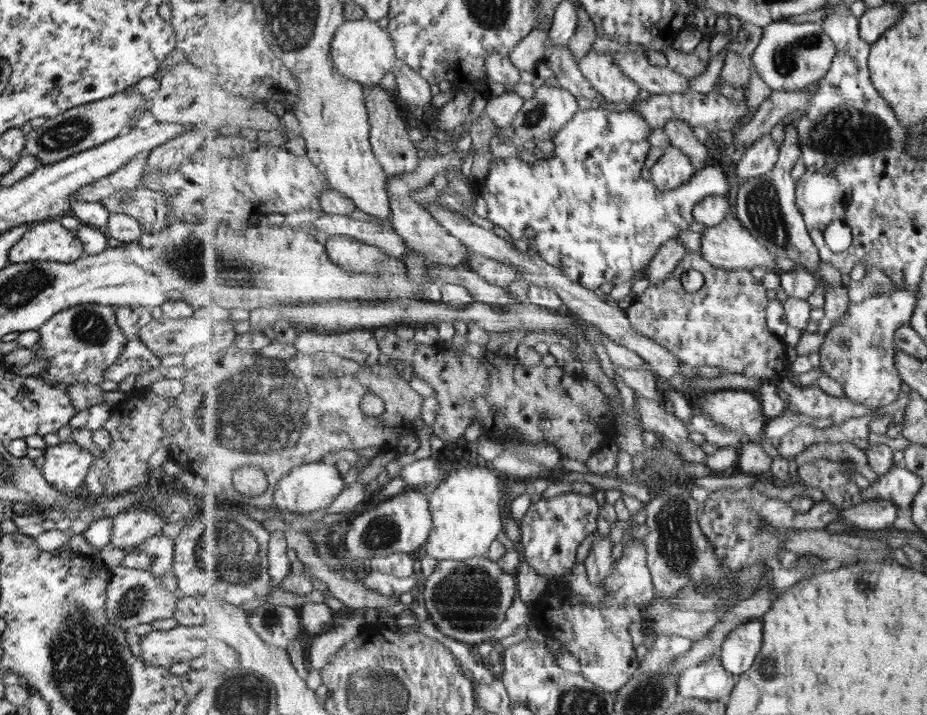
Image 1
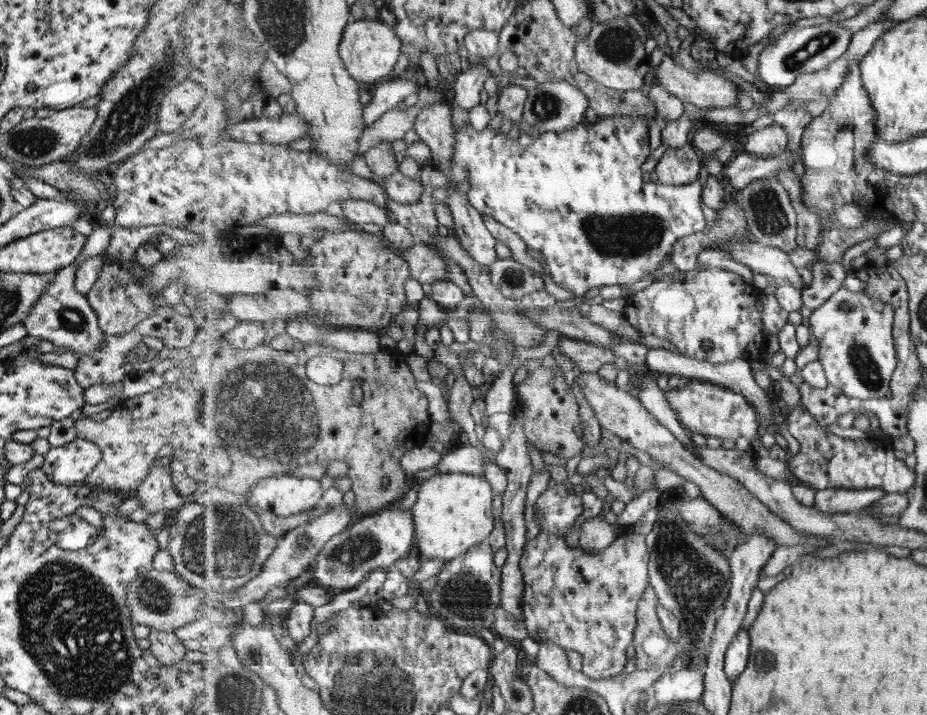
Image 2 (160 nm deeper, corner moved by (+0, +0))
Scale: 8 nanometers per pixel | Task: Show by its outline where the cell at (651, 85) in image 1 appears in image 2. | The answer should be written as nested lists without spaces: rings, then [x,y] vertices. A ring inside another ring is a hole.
[[[665,55],[659,65],[652,67],[654,84],[661,84],[665,90],[669,90],[673,96],[685,103],[691,103],[702,111],[713,109],[727,109],[737,107],[739,104],[739,94],[737,86],[721,76],[715,69],[709,72],[689,72],[681,66],[677,66],[671,56]]]

